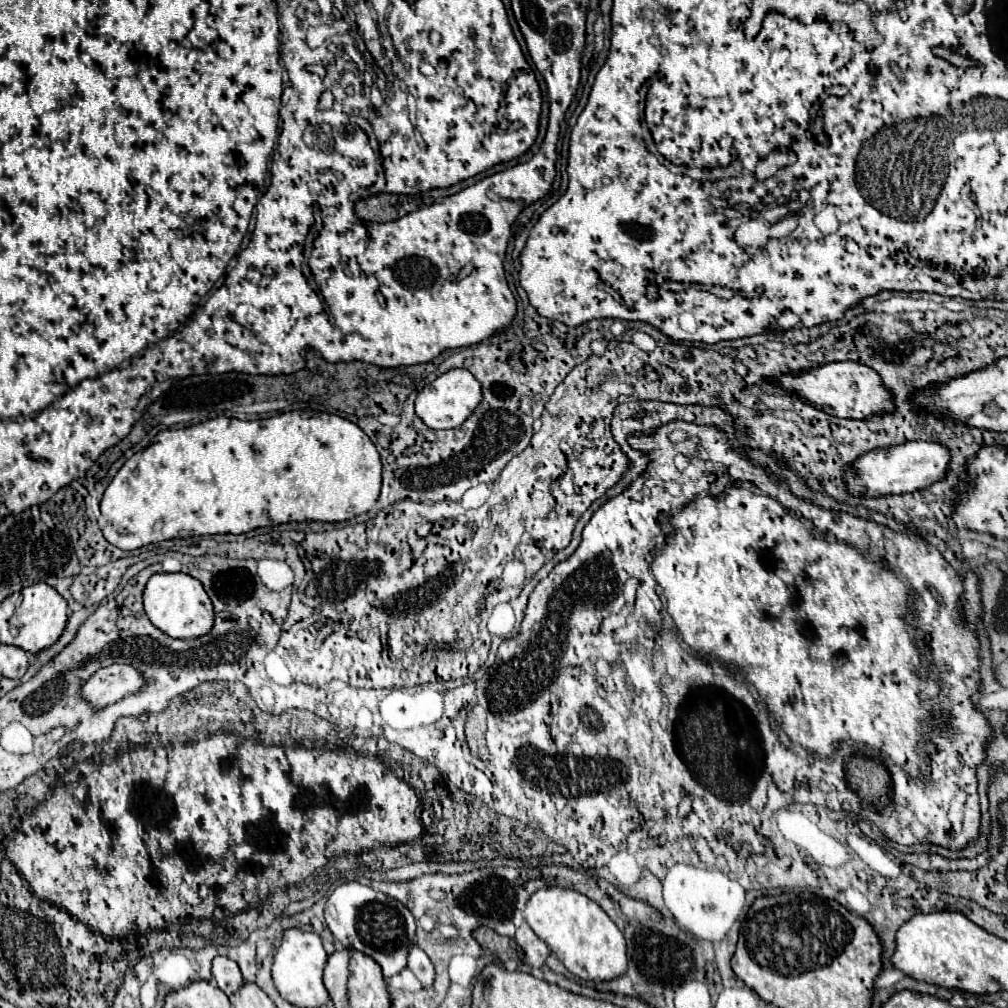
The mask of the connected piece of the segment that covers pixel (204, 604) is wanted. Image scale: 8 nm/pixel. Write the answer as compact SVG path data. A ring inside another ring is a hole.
M183 572L153 574L145 586L143 602L145 602L145 614L151 620L151 624L171 638L185 640L185 638L205 636L211 632L215 622L213 602L207 596L203 584L197 578Z

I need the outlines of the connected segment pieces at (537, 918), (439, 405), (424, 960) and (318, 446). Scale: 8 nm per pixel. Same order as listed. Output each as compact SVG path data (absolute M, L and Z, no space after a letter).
M559 886L541 888L529 898L525 920L573 976L583 980L615 980L627 972L627 948L621 930L597 902L581 892Z
M455 368L445 374L441 374L433 384L425 386L417 400L415 400L415 412L417 416L435 430L447 430L447 428L457 428L461 426L477 408L477 404L483 400L481 394L481 384L475 380L475 376L469 370Z
M413 946L413 948L409 950L409 964L407 964L407 966L413 970L413 974L419 978L419 982L421 982L425 988L429 988L429 986L433 984L435 968L433 968L429 956L427 956L419 946Z
M283 412L271 418L263 420L237 420L237 418L227 418L227 416L217 416L213 420L193 424L187 428L173 428L173 430L163 430L155 436L153 444L147 446L143 452L133 454L123 468L115 474L111 484L107 486L103 500L101 500L101 518L99 518L99 528L105 536L107 542L121 550L137 550L145 544L155 544L171 538L181 538L183 534L195 534L195 536L207 536L207 534L245 534L249 530L261 528L261 526L275 526L275 524L285 524L285 522L301 522L301 520L319 520L319 522L345 522L355 516L367 514L381 490L381 458L375 448L375 444L369 440L369 436L351 420L341 418L337 414L327 414L327 412Z

